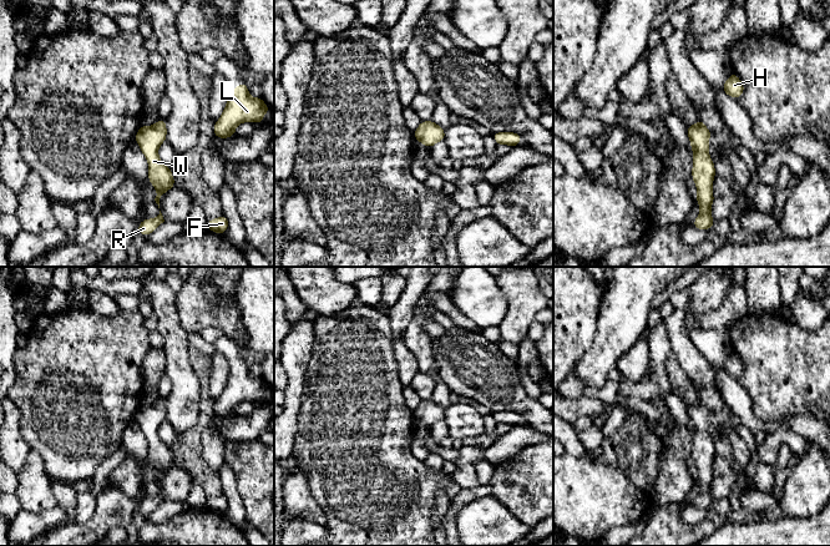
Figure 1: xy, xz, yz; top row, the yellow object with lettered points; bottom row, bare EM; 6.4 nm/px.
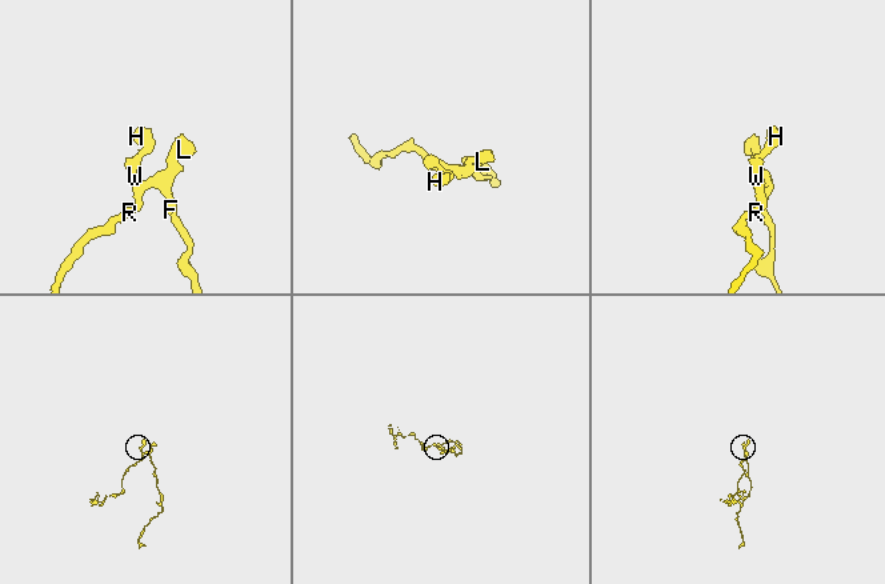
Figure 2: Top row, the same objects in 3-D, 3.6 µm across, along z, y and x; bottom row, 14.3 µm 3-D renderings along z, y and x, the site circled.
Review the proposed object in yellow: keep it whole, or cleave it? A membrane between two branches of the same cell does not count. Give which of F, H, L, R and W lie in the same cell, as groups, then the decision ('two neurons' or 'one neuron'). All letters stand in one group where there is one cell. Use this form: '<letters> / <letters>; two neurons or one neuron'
F H L R W; one neuron

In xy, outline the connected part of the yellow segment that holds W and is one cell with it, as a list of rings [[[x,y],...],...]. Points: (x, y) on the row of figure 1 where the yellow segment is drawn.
[[[158,120],[152,126],[141,126],[135,140],[148,162],[148,180],[157,191],[155,198],[160,208],[160,198],[174,187],[174,178],[168,166],[158,157],[158,148],[166,141],[167,127],[165,120]]]

